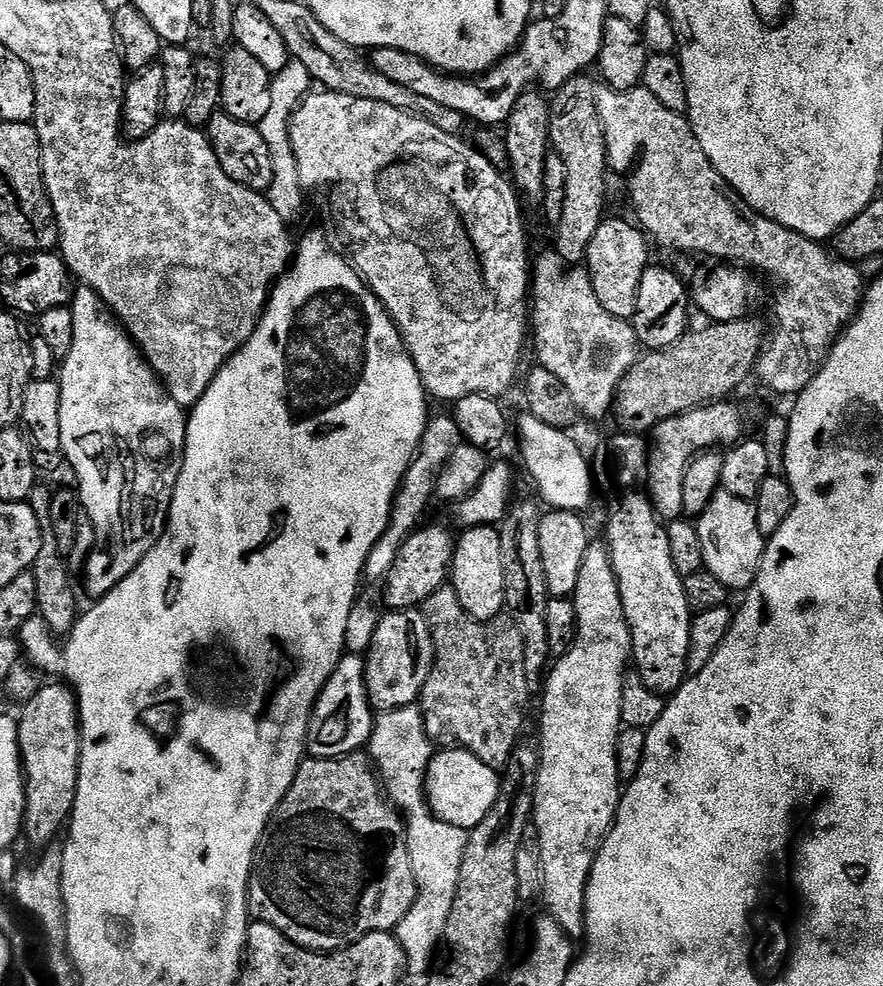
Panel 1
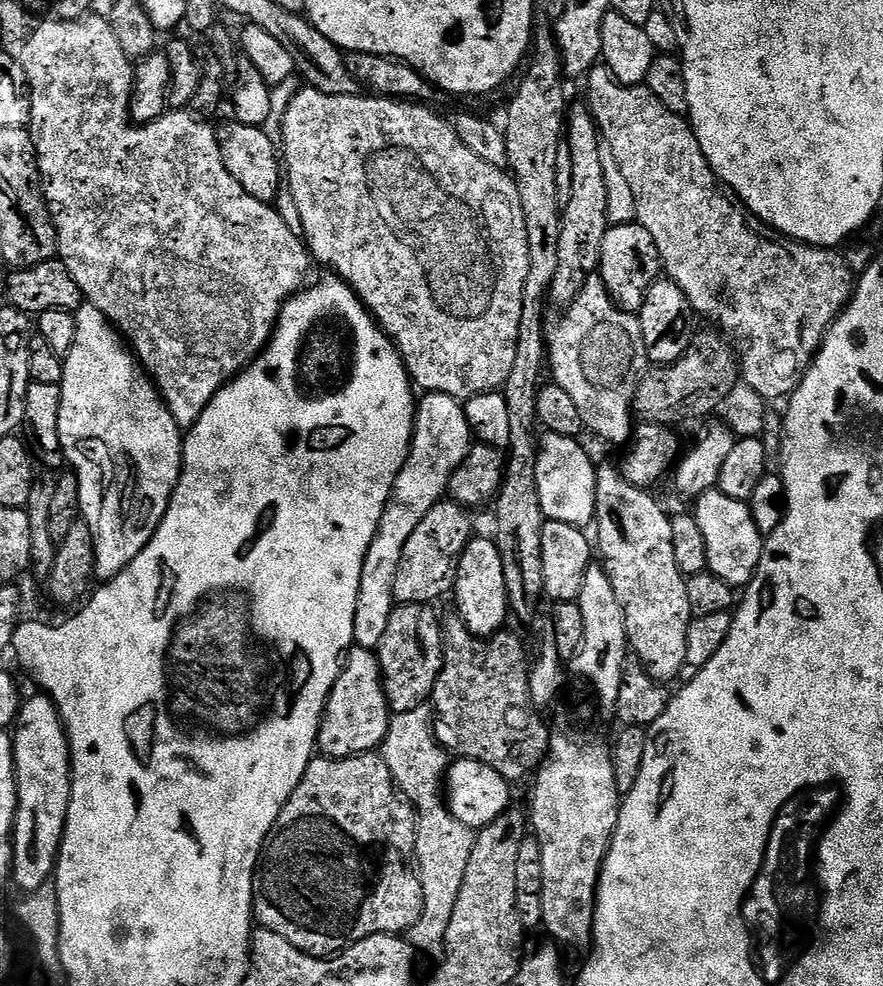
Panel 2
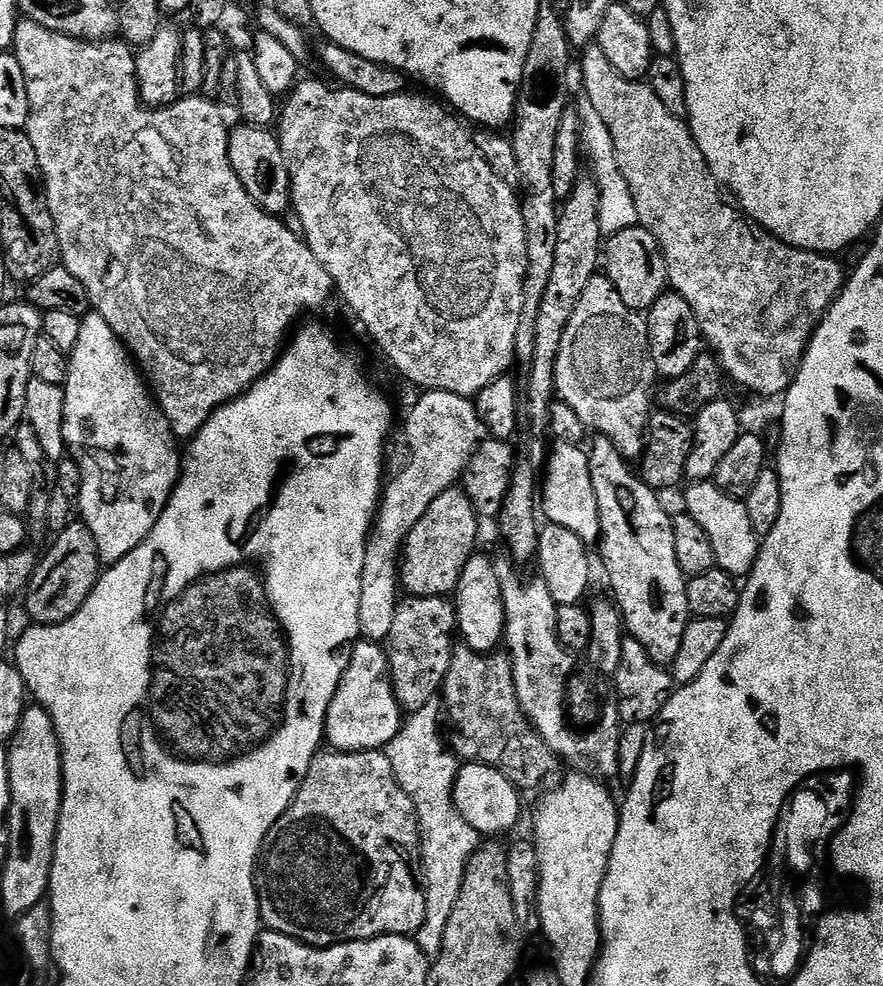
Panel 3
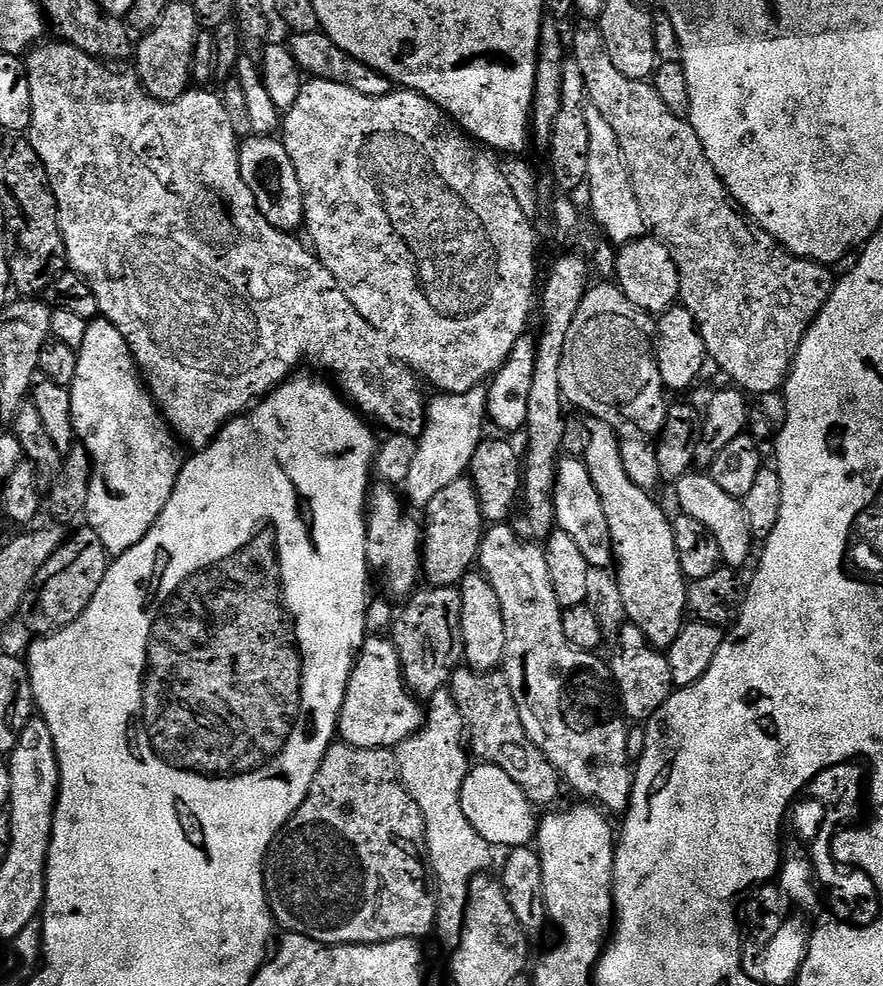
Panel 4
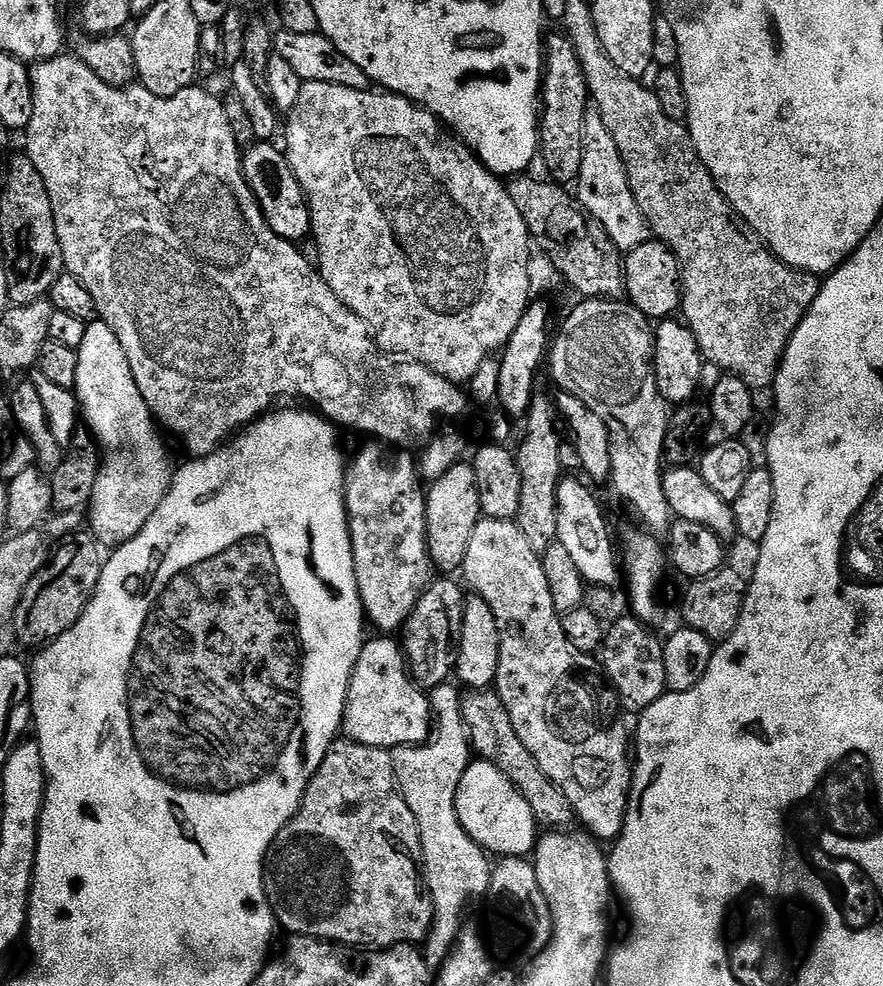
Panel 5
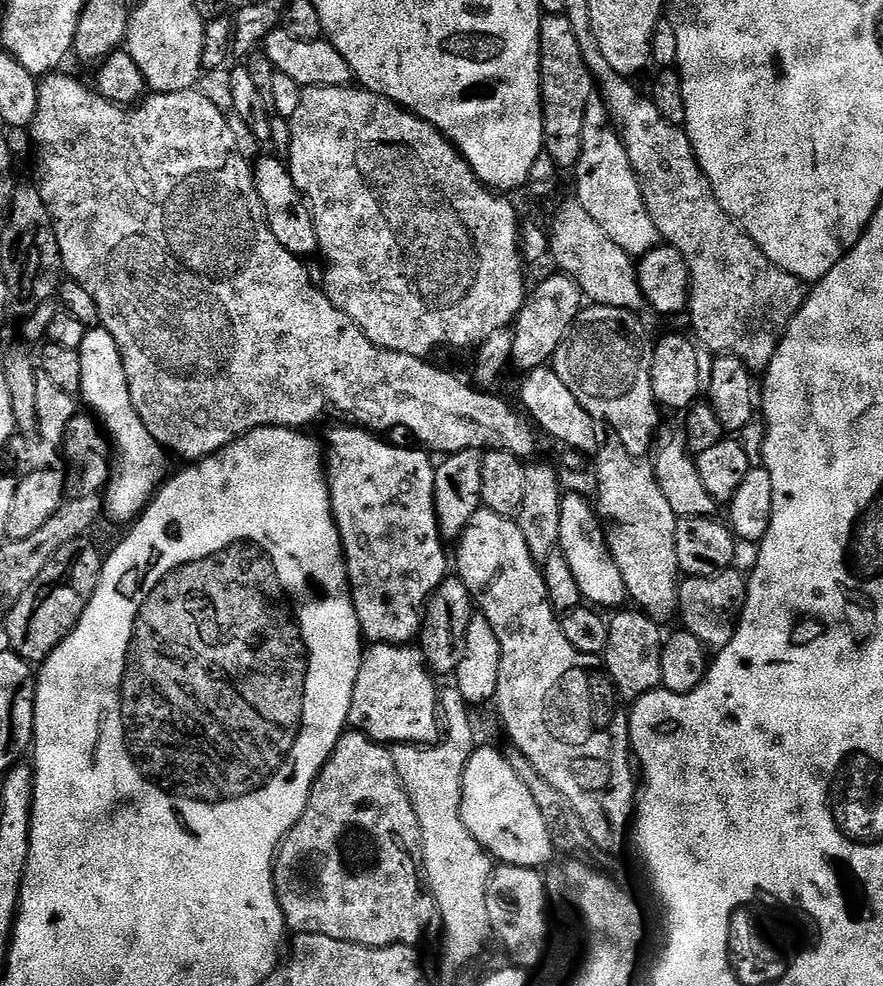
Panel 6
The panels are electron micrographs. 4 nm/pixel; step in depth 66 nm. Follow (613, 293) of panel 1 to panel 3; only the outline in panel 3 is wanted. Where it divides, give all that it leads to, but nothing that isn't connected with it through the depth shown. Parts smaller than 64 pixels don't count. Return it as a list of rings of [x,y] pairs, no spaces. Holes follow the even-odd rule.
[[[639,226],[607,237],[602,248],[602,268],[614,290],[618,290],[622,302],[641,314],[647,313],[669,287],[668,267],[662,250],[654,234]]]

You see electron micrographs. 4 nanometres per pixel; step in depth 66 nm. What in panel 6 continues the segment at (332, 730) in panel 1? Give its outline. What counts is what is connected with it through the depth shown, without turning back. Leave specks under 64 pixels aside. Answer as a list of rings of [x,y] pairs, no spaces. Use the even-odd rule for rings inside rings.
[[[372,644],[365,651],[360,661],[358,682],[354,686],[354,698],[350,706],[348,719],[351,727],[357,732],[365,732],[379,744],[391,746],[394,744],[437,743],[442,736],[442,716],[438,711],[437,677],[426,667],[424,656],[419,647],[401,646],[398,644]]]

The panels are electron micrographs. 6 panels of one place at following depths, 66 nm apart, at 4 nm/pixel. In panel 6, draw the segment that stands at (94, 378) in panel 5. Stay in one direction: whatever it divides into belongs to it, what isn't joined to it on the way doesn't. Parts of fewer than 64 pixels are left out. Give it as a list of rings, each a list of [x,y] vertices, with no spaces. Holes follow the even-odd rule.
[[[103,326],[94,327],[88,330],[79,349],[82,358],[80,396],[83,403],[85,400],[93,408],[89,409],[102,425],[114,453],[114,471],[111,473],[106,495],[103,497],[104,512],[110,519],[127,525],[139,517],[153,496],[159,492],[161,484],[169,475],[170,456],[154,438],[154,434],[150,434],[146,422],[142,422],[130,398],[126,366],[122,366],[122,354],[114,336]]]

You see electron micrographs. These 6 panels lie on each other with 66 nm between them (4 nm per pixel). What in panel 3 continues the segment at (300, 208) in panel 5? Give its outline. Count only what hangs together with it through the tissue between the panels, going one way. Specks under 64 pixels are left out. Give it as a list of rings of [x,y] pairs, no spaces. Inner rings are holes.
[[[247,122],[241,125],[241,128],[233,127],[228,134],[228,157],[234,174],[238,174],[238,182],[242,182],[246,194],[250,194],[266,215],[283,217],[292,208],[292,175],[288,172],[288,160],[282,154],[279,135],[264,126]]]

